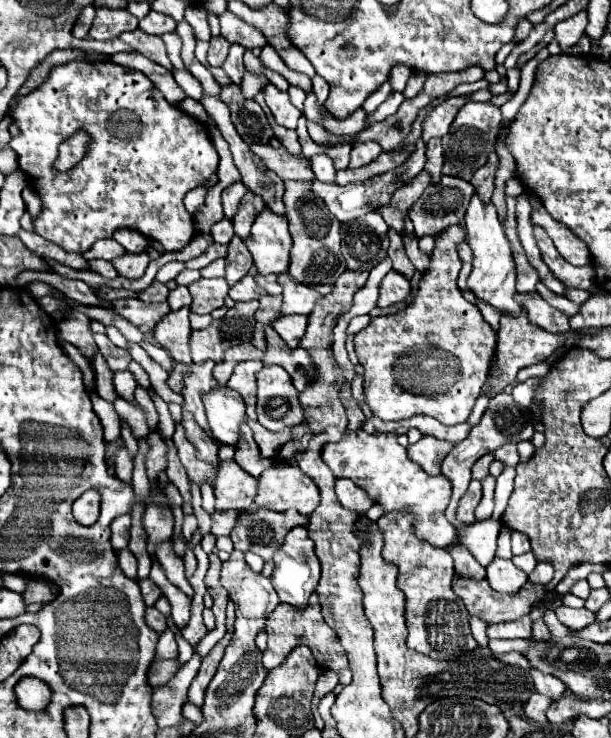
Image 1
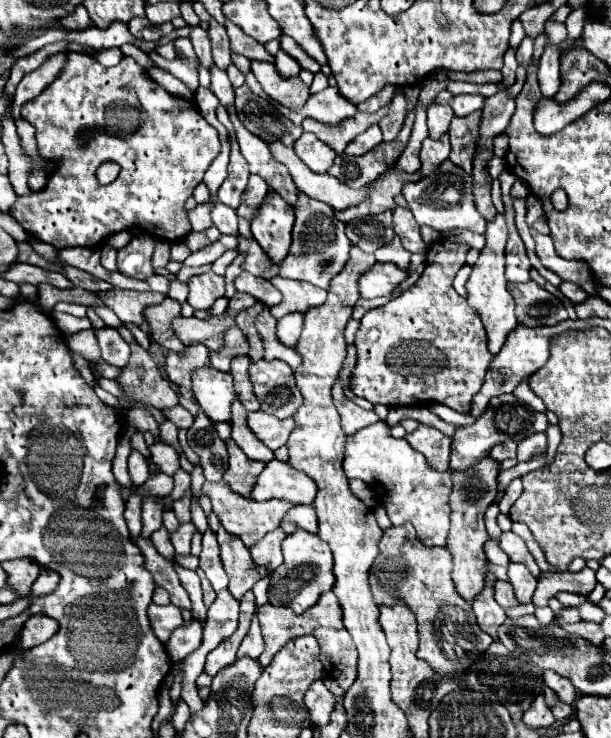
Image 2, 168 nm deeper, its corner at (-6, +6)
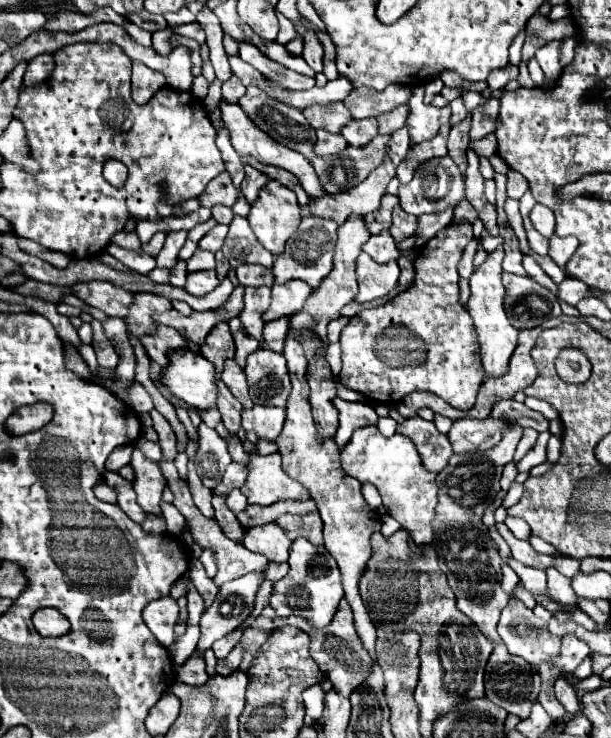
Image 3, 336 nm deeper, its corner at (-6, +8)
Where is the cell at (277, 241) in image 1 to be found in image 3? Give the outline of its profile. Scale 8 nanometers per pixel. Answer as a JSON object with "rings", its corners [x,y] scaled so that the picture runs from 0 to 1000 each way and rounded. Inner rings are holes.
{"rings":[[[440,245],[437,253],[430,253],[430,259],[424,259],[424,270],[411,278],[404,297],[411,302],[411,310],[421,321],[421,327],[447,346],[457,346],[457,343],[463,343],[466,327],[486,313],[486,308],[493,302],[493,283],[489,283],[486,267],[476,256],[470,256],[457,245]]]}

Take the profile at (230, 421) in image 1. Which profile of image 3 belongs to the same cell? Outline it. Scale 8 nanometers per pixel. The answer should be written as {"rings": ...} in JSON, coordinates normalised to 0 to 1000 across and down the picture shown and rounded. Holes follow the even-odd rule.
{"rings":[[[286,476],[280,481],[280,497],[273,497],[264,516],[309,551],[339,557],[355,549],[355,500],[319,476]]]}

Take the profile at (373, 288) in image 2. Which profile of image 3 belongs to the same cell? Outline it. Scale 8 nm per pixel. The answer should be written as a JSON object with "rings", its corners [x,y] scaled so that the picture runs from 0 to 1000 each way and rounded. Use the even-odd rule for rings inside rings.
{"rings":[[[591,343],[584,351],[584,383],[588,397],[581,408],[597,411],[617,402],[630,402],[653,378],[653,359],[650,356],[614,356],[601,343]]]}

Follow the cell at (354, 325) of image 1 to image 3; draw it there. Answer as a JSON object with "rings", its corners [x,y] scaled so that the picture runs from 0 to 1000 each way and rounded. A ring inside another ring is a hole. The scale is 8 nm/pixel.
{"rings":[[[555,430],[555,432],[548,432],[548,435],[542,435],[538,438],[538,446],[535,446],[535,457],[538,457],[538,465],[548,465],[548,462],[555,462],[555,454],[558,454],[558,446],[565,443],[571,438],[571,432],[568,430]]]}

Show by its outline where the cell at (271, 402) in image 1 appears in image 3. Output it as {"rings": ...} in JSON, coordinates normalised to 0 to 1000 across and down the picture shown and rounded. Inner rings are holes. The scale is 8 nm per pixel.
{"rings":[[[424,470],[417,478],[408,481],[401,505],[414,546],[444,551],[470,549],[470,538],[476,533],[476,516],[466,484],[460,478]]]}

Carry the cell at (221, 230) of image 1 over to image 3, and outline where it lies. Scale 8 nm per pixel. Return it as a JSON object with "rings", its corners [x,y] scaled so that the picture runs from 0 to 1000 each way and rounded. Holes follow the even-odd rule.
{"rings":[[[352,278],[352,280],[345,283],[345,289],[349,289],[349,297],[352,297],[355,302],[365,302],[365,305],[375,305],[378,297],[381,297],[381,286],[378,286],[375,280],[365,280],[365,278]]]}

